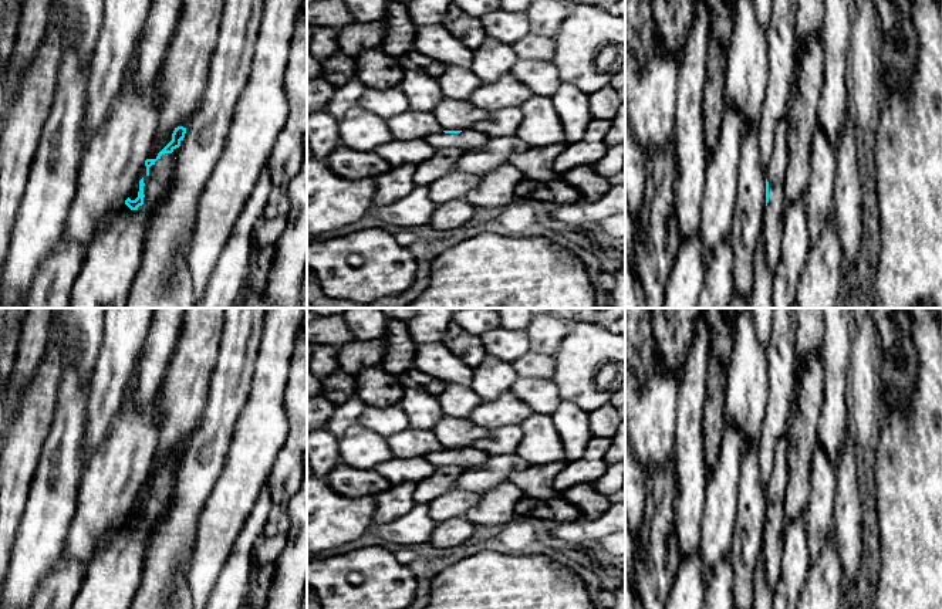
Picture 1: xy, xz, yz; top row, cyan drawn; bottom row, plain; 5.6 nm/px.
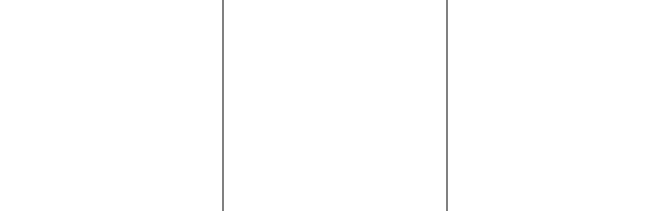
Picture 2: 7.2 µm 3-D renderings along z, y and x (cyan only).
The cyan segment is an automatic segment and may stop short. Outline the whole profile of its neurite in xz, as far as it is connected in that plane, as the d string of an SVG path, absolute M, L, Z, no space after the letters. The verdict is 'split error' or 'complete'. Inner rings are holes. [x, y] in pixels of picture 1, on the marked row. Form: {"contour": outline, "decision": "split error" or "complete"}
{"contour": "M473 128L465 131L443 131L440 133L431 133L426 142L435 149L459 149L472 150L483 146L489 136L476 132Z", "decision": "split error"}

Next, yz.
{"contour": "M783 116L774 129L774 148L766 168L766 207L763 241L767 265L773 274L781 253L786 207L786 170L789 168L789 121Z", "decision": "split error"}

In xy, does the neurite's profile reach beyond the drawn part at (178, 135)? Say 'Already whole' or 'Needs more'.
Needs more

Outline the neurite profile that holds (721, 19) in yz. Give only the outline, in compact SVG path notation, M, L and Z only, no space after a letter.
M706 0L709 10L708 71L703 94L705 141L709 158L719 141L725 114L723 91L733 16L727 0Z

